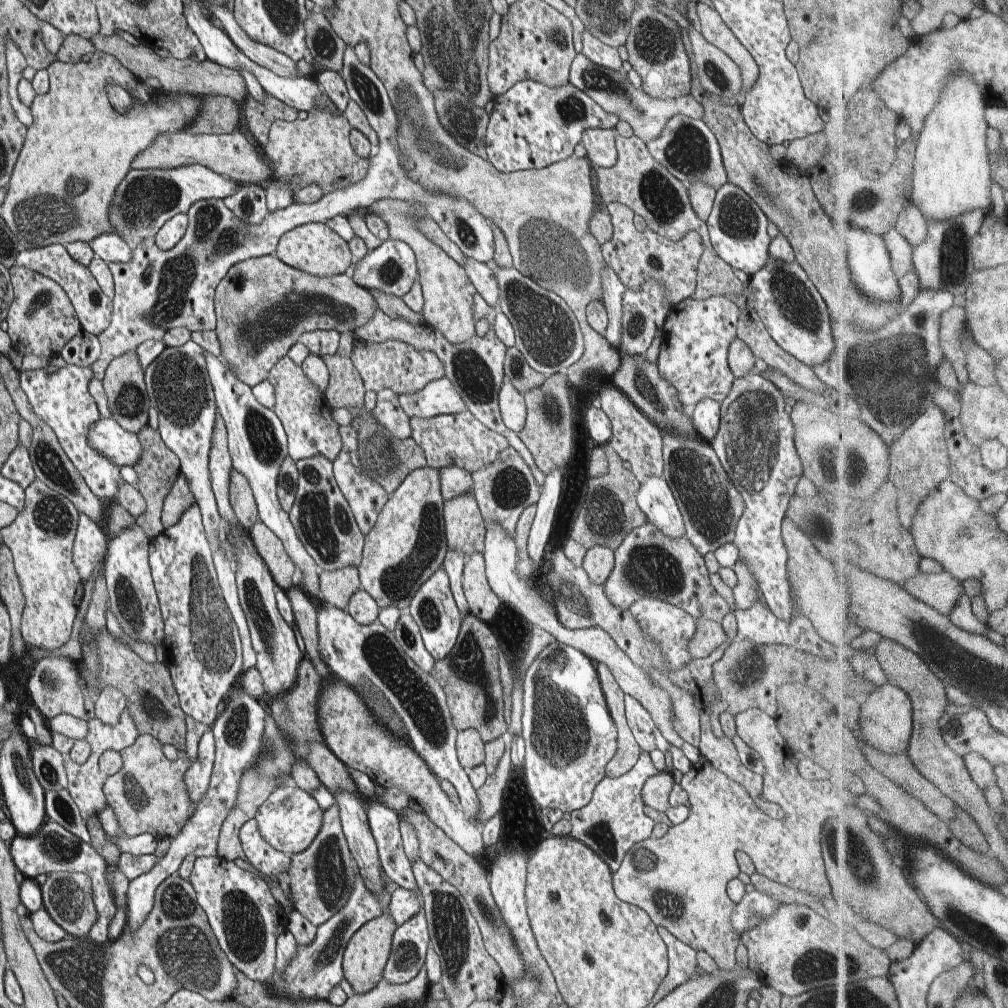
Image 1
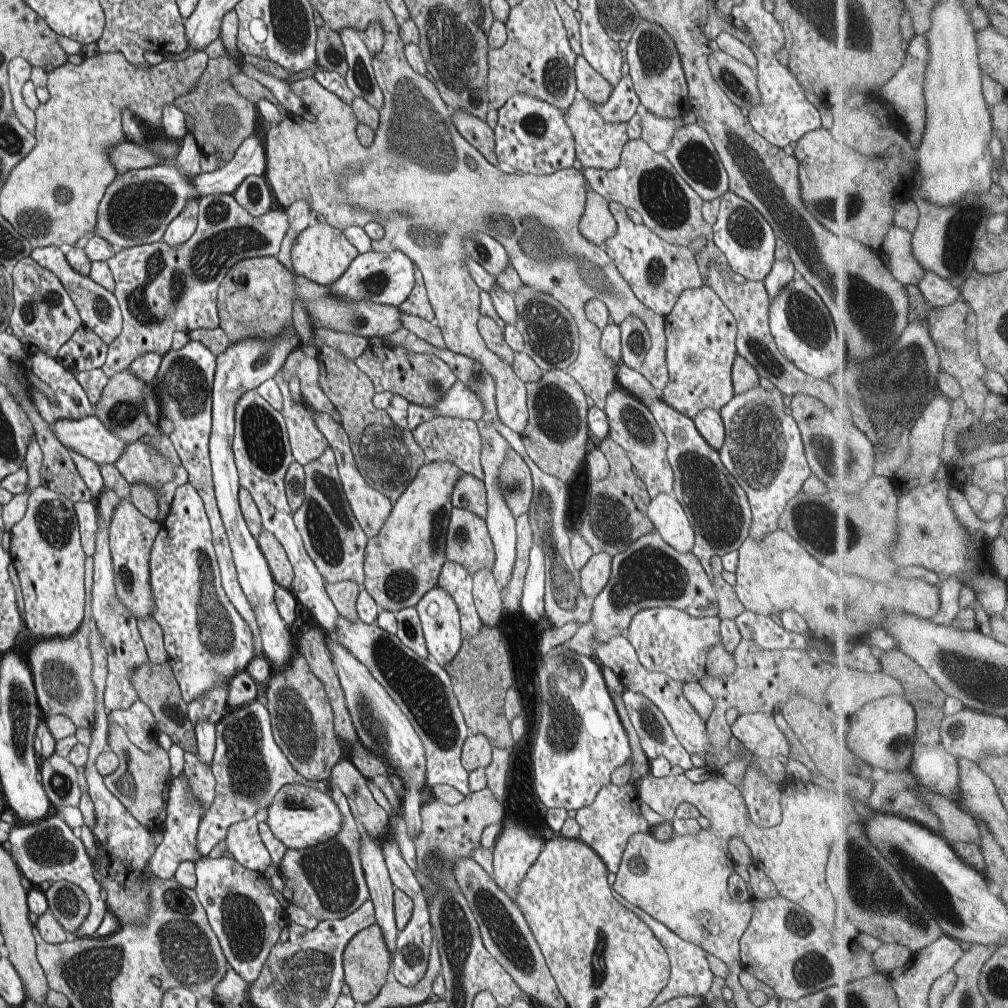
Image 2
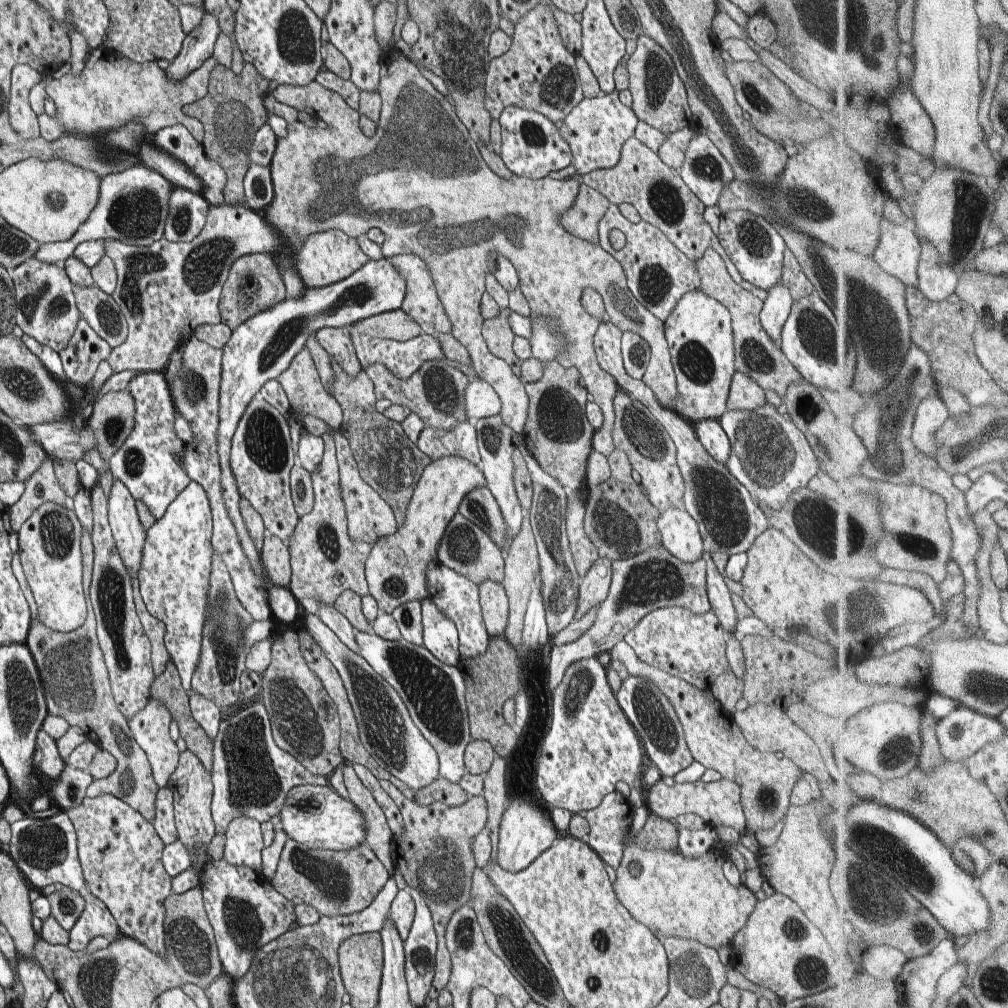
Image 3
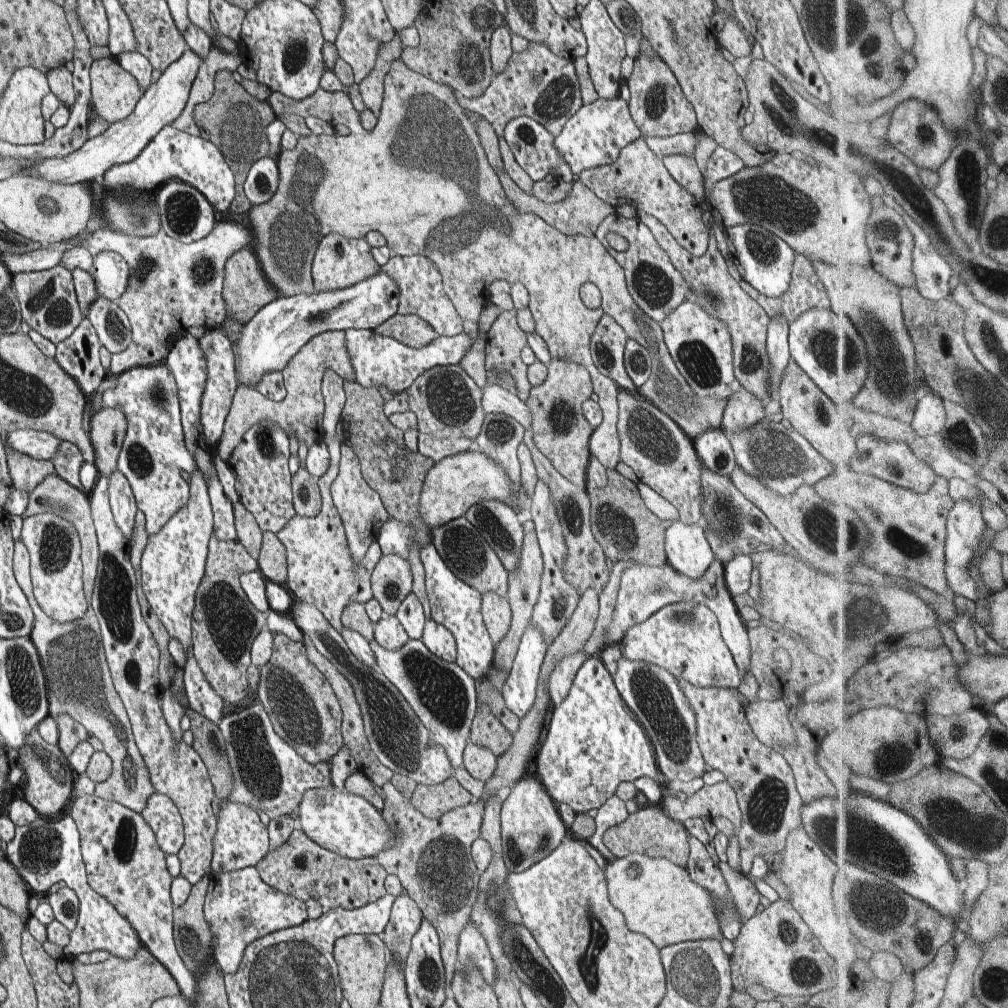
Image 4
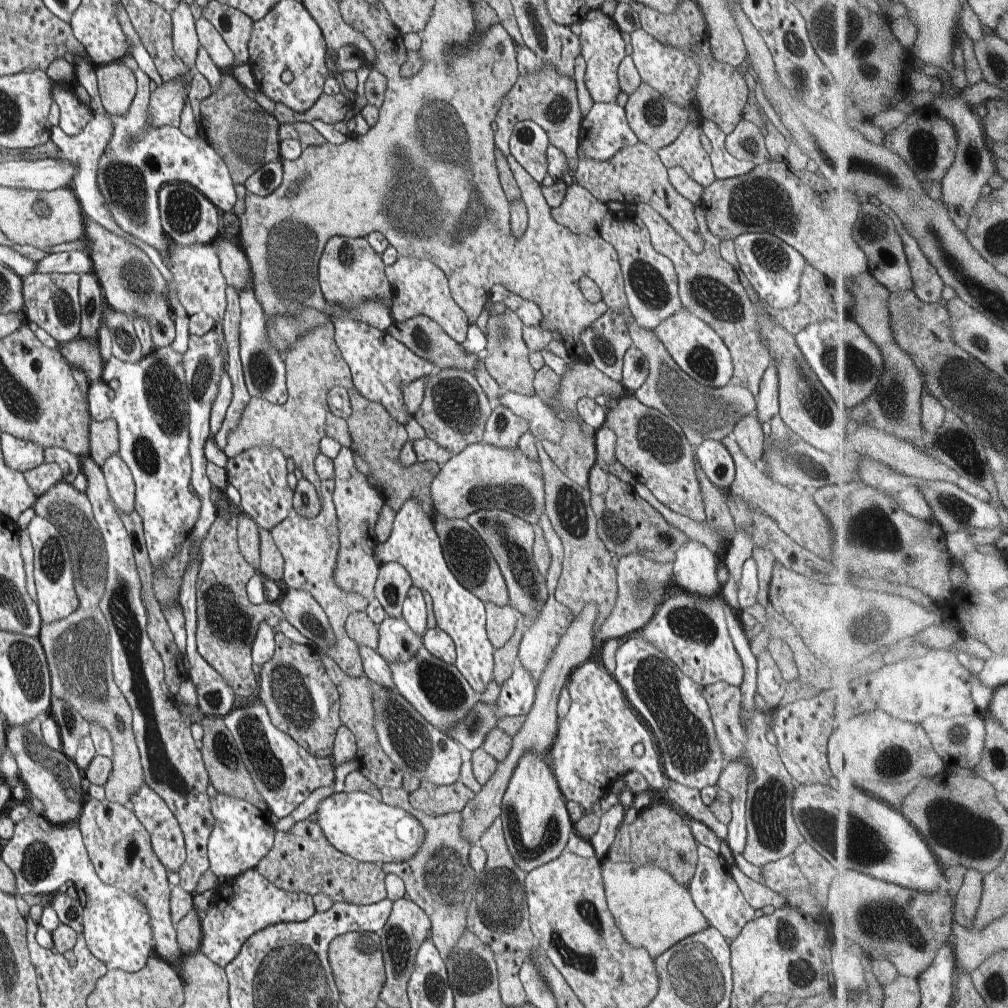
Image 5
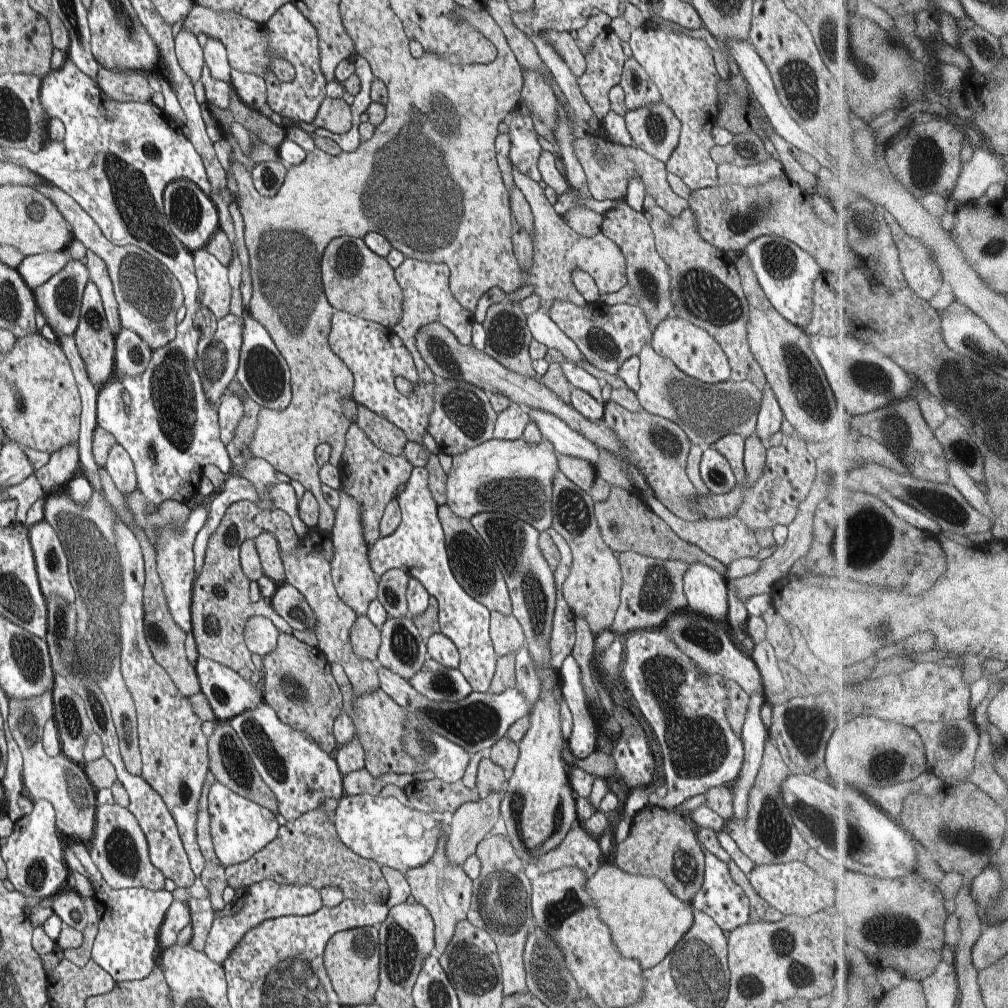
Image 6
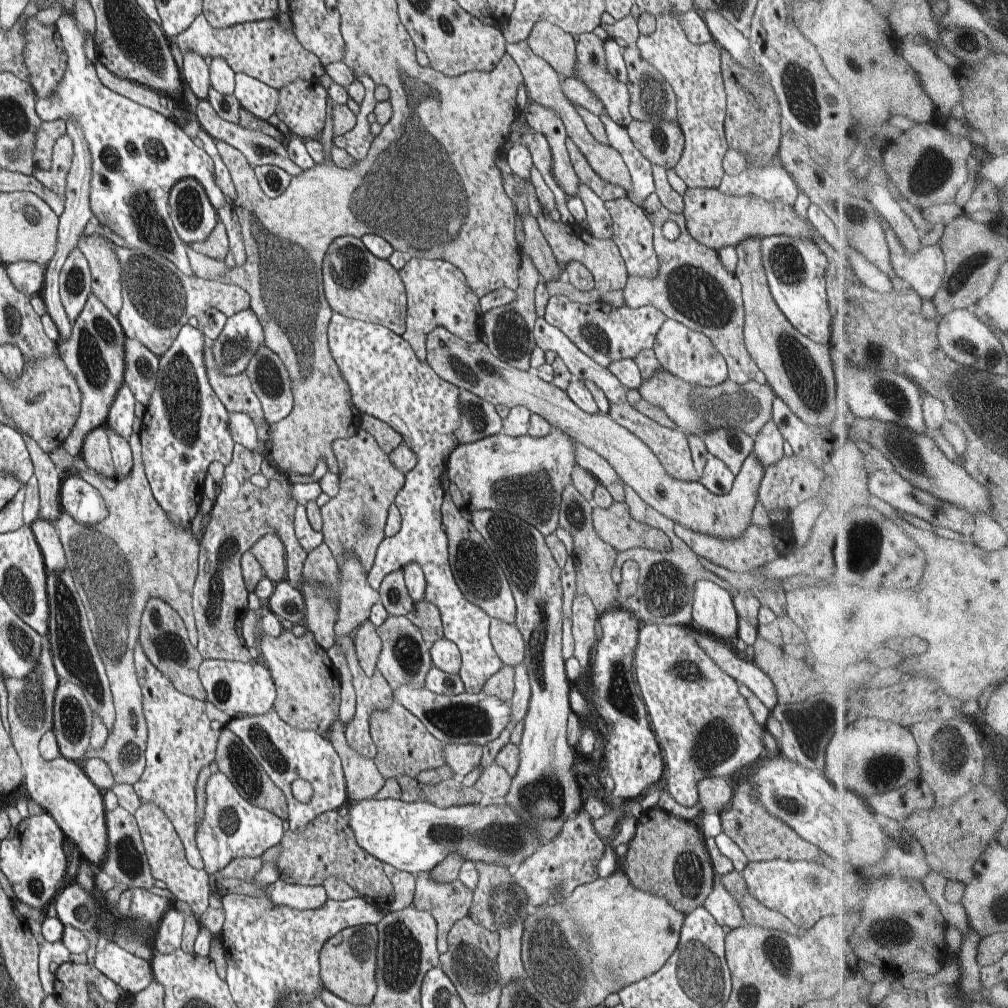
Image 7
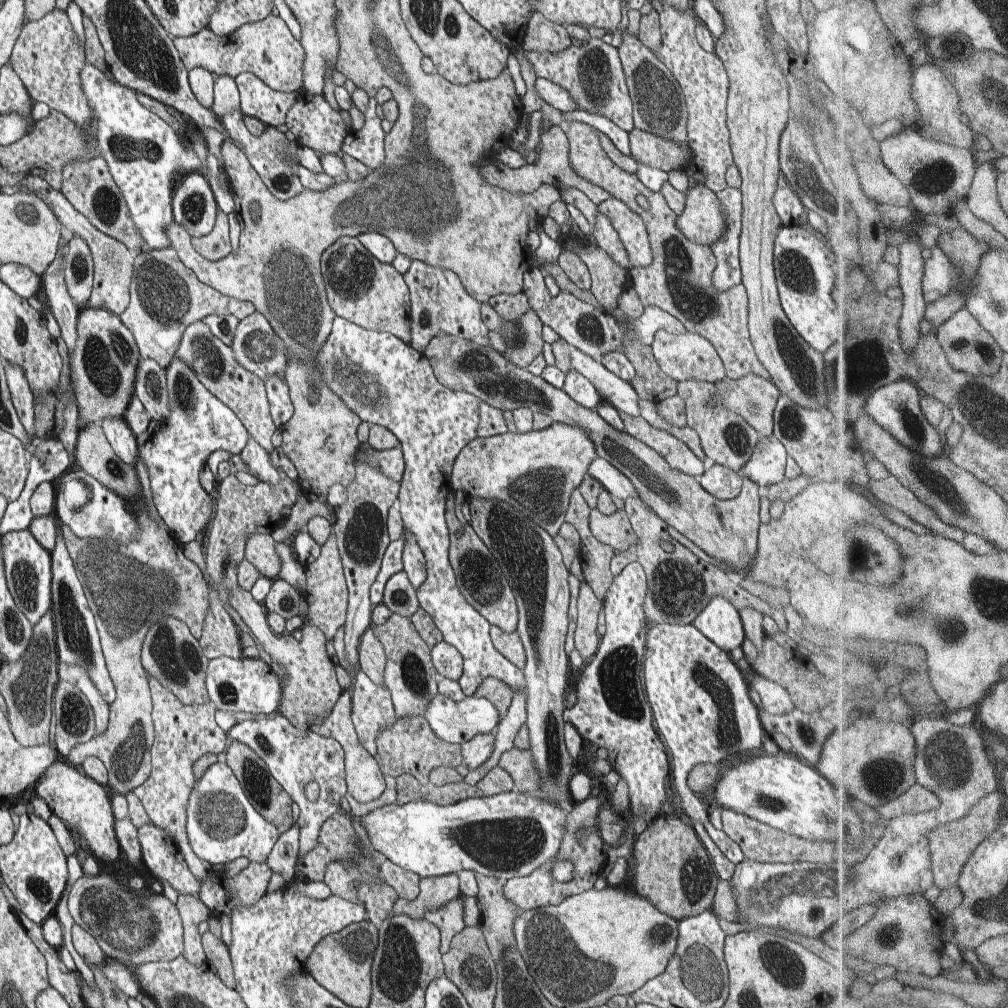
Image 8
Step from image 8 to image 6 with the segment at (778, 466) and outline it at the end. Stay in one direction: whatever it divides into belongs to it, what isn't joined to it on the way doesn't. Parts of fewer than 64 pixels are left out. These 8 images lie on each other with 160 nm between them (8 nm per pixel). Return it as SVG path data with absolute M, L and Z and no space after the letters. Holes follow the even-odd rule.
M768 383L765 384L765 388L762 391L763 397L757 416L755 433L768 450L771 447L770 438L772 438L778 430L781 430L781 422L784 416Z

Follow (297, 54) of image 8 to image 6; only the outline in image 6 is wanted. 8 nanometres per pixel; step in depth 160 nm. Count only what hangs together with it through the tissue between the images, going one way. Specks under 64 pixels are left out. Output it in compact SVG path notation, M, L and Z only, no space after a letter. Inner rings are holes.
M194 4L188 16L184 19L182 30L190 31L194 36L206 34L209 38L220 41L227 50L227 59L232 70L243 73L252 73L264 78L270 70L281 83L291 83L295 68L282 57L273 57L269 54L269 36L267 26L259 22L244 18L228 11L213 11L208 7Z

